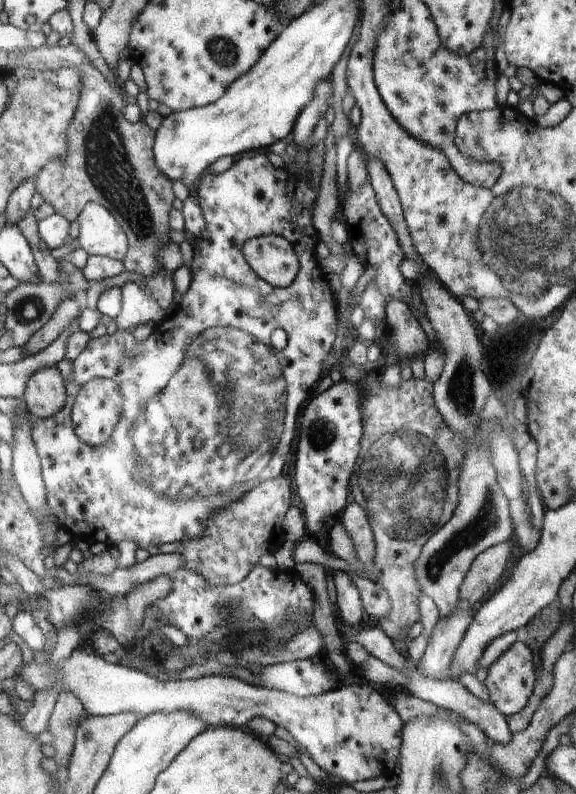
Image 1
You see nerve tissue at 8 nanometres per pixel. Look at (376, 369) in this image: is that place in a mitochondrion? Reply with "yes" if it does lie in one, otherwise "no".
no

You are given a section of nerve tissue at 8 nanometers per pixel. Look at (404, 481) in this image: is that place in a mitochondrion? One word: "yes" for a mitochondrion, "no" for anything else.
yes

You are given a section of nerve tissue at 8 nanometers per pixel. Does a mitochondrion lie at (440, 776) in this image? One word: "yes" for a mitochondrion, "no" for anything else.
yes

